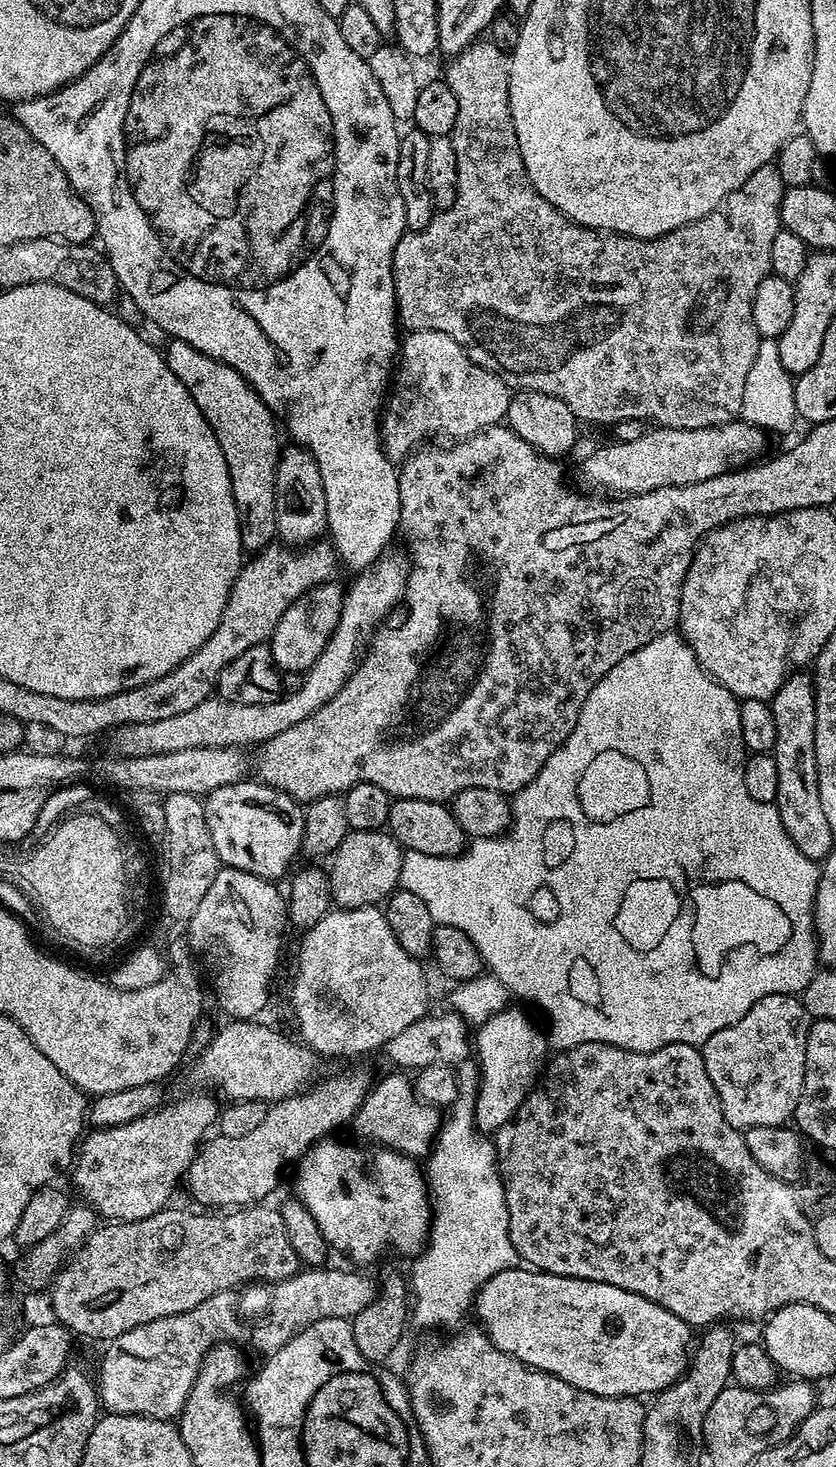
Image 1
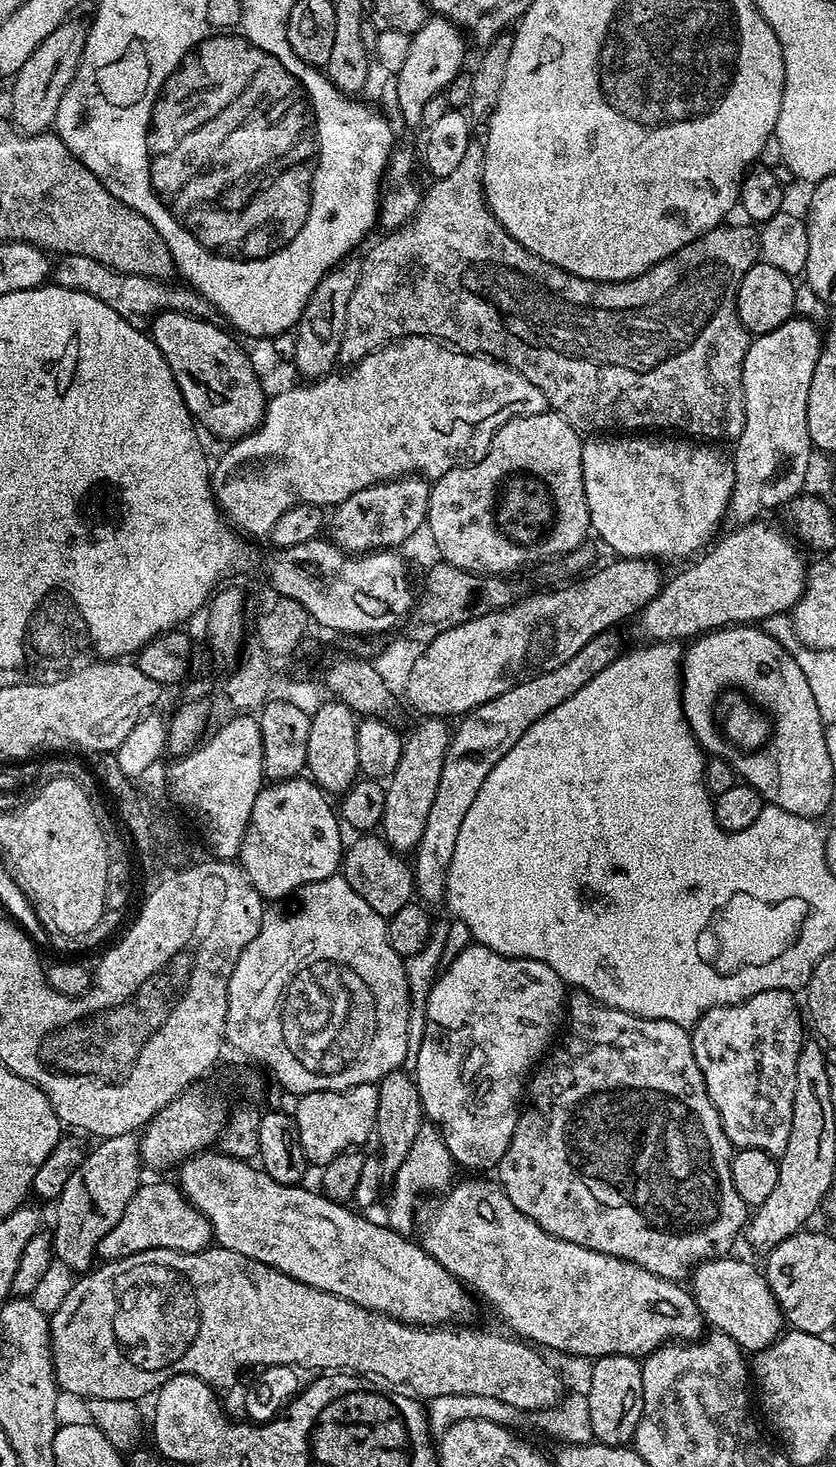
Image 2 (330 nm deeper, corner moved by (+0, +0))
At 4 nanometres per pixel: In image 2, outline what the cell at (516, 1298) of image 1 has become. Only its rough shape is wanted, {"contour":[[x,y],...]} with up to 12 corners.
{"contour":[[219,1150],[179,1165],[219,1247],[406,1324],[473,1293],[405,1233]]}

